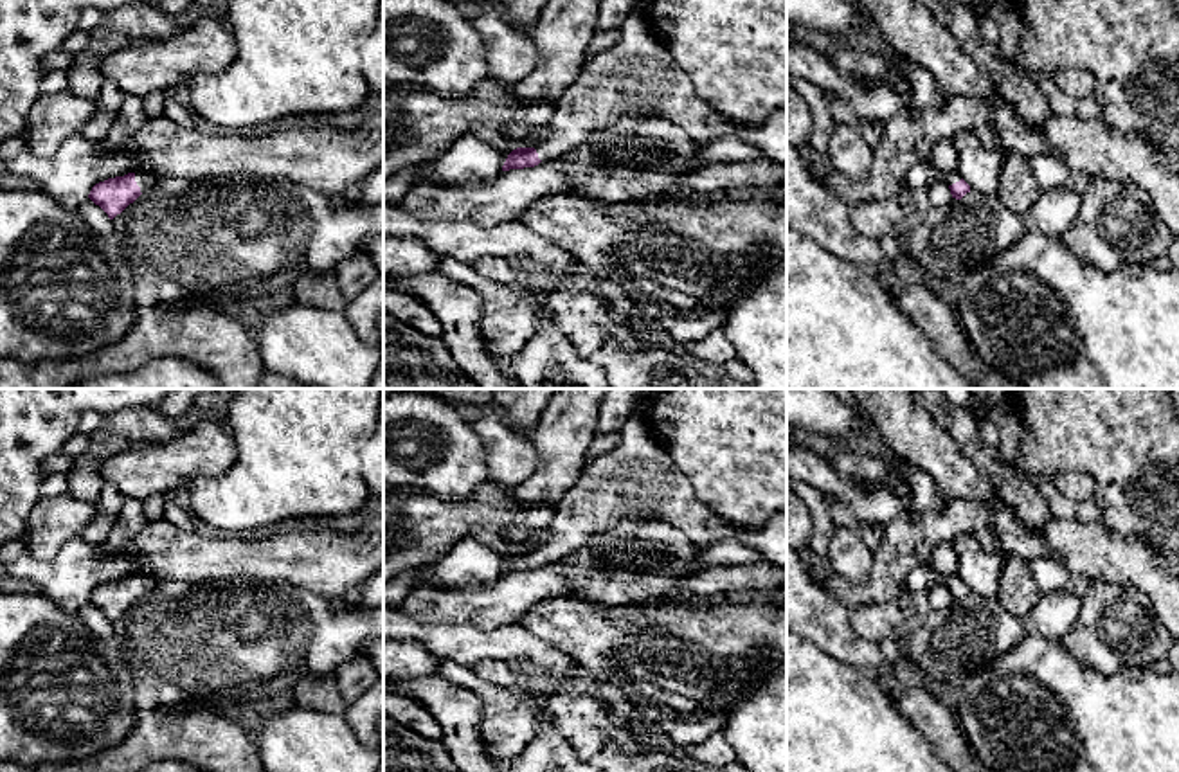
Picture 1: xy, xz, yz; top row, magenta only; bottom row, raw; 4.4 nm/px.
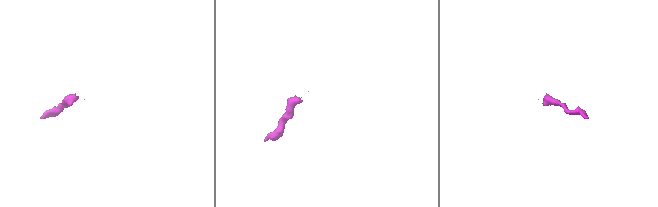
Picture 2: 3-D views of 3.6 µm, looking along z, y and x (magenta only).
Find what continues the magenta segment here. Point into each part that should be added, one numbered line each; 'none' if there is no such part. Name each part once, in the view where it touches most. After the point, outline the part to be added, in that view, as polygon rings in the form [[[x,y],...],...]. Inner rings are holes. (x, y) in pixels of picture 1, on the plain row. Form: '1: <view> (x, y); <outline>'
1: xy (144, 583); [[[135,574],[135,585],[140,590],[140,596],[144,597],[153,594],[162,583],[148,574]]]

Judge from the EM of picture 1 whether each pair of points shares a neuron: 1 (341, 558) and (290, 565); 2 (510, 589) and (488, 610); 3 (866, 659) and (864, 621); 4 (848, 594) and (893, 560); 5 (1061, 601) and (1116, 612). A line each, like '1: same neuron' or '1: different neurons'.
1: same neuron
2: same neuron
3: different neurons
4: same neuron
5: different neurons

